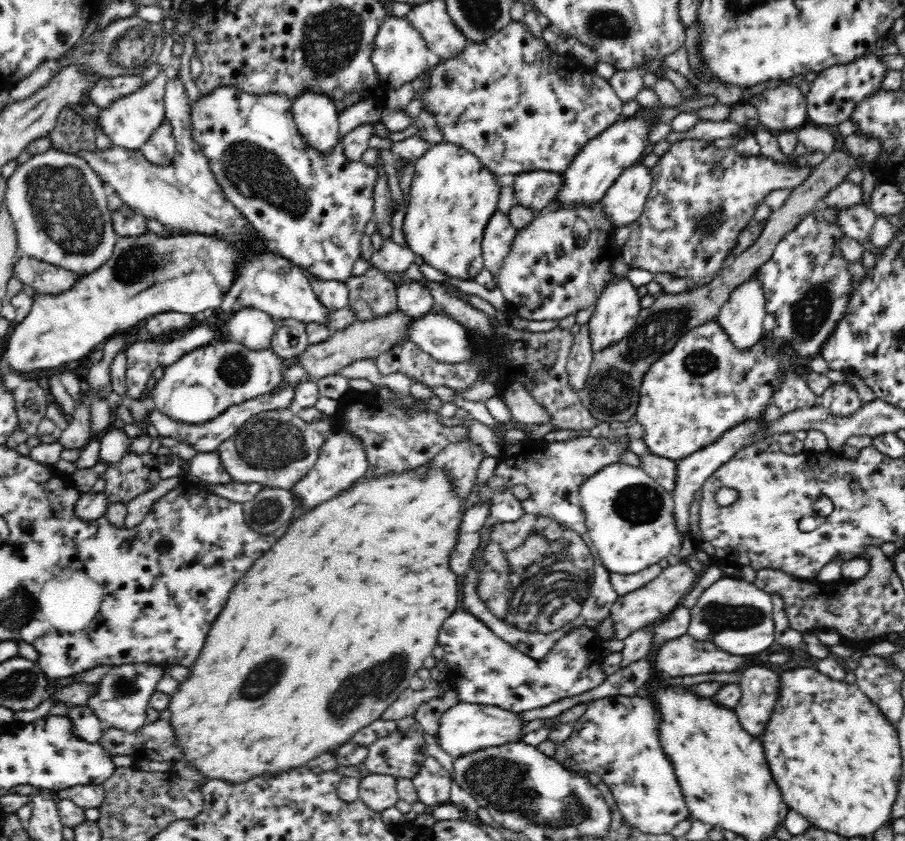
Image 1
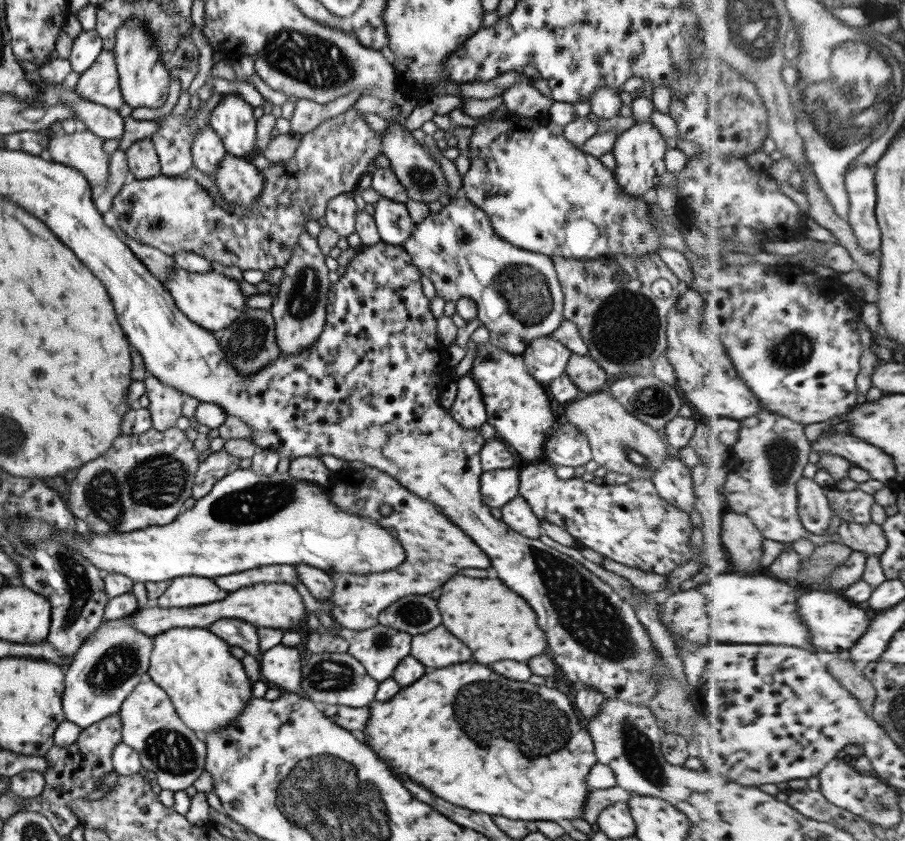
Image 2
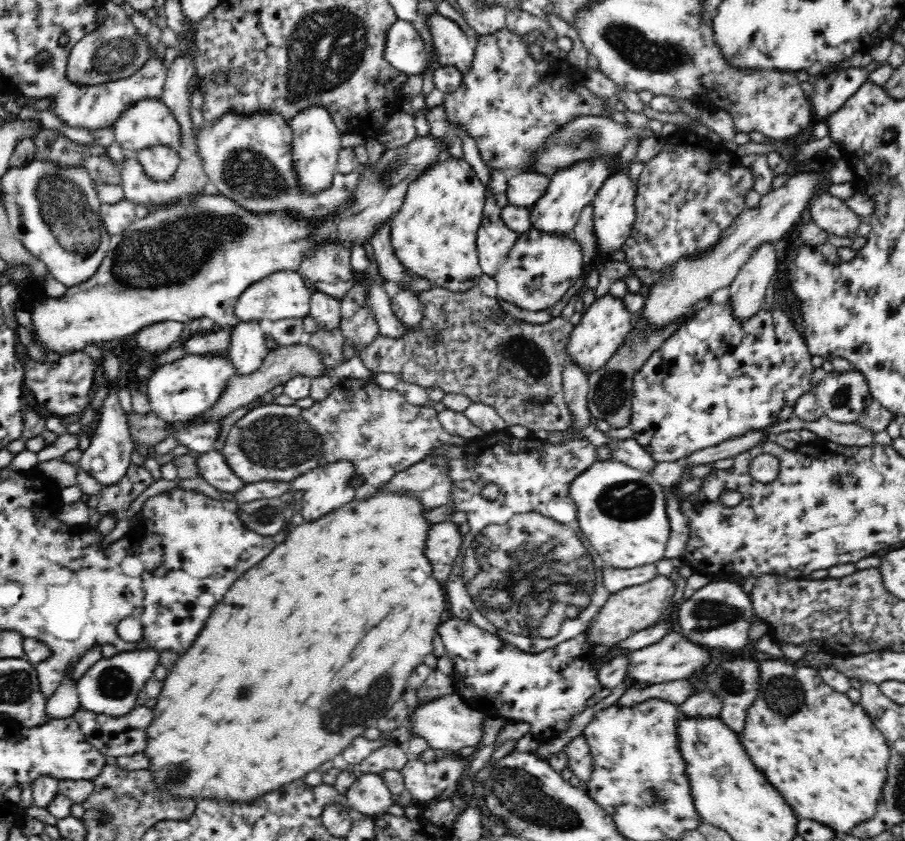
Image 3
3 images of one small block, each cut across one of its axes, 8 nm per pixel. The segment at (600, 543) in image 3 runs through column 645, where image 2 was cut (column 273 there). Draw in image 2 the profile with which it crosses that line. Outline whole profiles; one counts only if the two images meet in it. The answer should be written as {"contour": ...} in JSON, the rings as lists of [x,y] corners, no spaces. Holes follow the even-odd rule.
{"contour":[[[235,469],[233,472],[221,477],[215,481],[211,490],[203,497],[195,500],[191,508],[184,509],[181,514],[177,514],[175,519],[166,526],[149,526],[137,531],[127,533],[108,533],[108,536],[93,535],[90,540],[83,540],[79,534],[72,535],[68,539],[67,548],[72,548],[76,552],[80,552],[80,556],[85,556],[92,566],[95,566],[98,571],[103,570],[107,574],[113,572],[114,574],[121,574],[128,576],[133,583],[141,582],[170,582],[172,579],[177,579],[181,576],[199,576],[205,579],[215,578],[215,576],[225,576],[233,574],[233,572],[243,572],[245,570],[252,570],[263,566],[274,565],[290,565],[305,564],[306,566],[317,568],[323,572],[341,572],[342,574],[373,574],[373,572],[387,572],[399,567],[399,564],[405,560],[403,554],[402,544],[397,542],[397,538],[392,536],[388,530],[384,530],[378,522],[374,522],[371,517],[359,515],[359,513],[349,513],[345,509],[341,509],[331,503],[329,495],[323,493],[323,489],[312,481],[299,480],[291,477],[287,471],[279,473],[273,471],[269,475],[261,475],[255,473],[251,469]]]}

